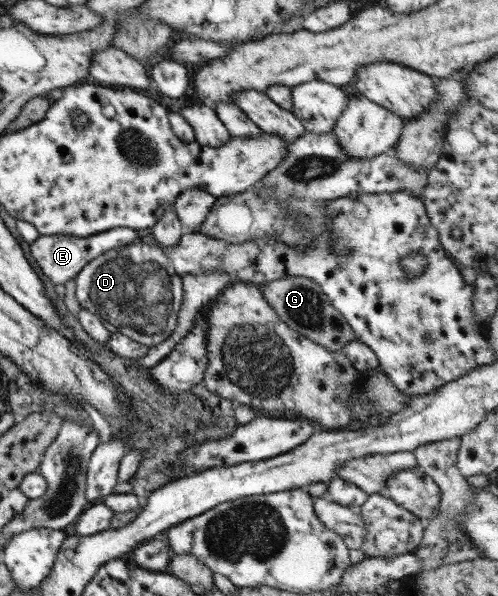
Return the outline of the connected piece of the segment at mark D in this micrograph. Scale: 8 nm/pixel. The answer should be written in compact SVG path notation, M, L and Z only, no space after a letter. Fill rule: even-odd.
M136 243L106 250L75 275L74 296L80 308L95 313L103 326L147 347L162 343L176 325L182 301L182 278L157 245Z

